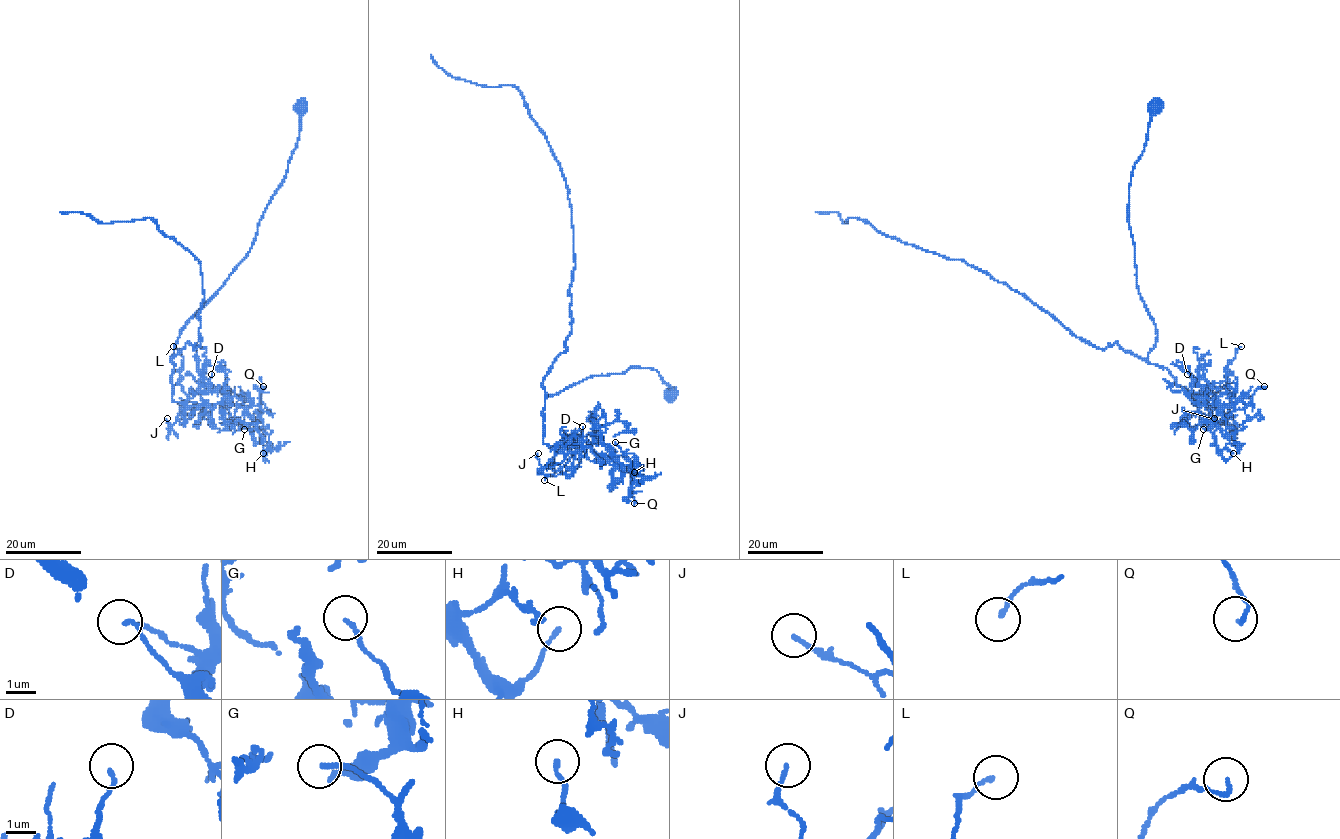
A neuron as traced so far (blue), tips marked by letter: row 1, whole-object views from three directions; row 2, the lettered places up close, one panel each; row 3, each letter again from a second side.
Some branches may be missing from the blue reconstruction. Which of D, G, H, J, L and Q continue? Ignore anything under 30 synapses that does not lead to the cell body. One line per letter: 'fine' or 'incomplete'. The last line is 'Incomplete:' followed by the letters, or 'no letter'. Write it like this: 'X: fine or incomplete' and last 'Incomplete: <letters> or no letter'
D: fine
G: fine
H: fine
J: fine
L: fine
Q: fine
Incomplete: no letter

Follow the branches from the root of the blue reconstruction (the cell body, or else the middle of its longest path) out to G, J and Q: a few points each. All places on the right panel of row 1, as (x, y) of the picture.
G: (1155, 106), (1128, 203), (1137, 288), (1157, 334), (1147, 360), (1206, 402), (1215, 395), (1236, 431), (1203, 429)
J: (1155, 106), (1128, 203), (1137, 288), (1157, 334), (1147, 360), (1229, 425), (1214, 418)
Q: (1155, 106), (1128, 203), (1137, 288), (1157, 334), (1147, 360), (1206, 402), (1209, 392), (1238, 410), (1264, 386)

